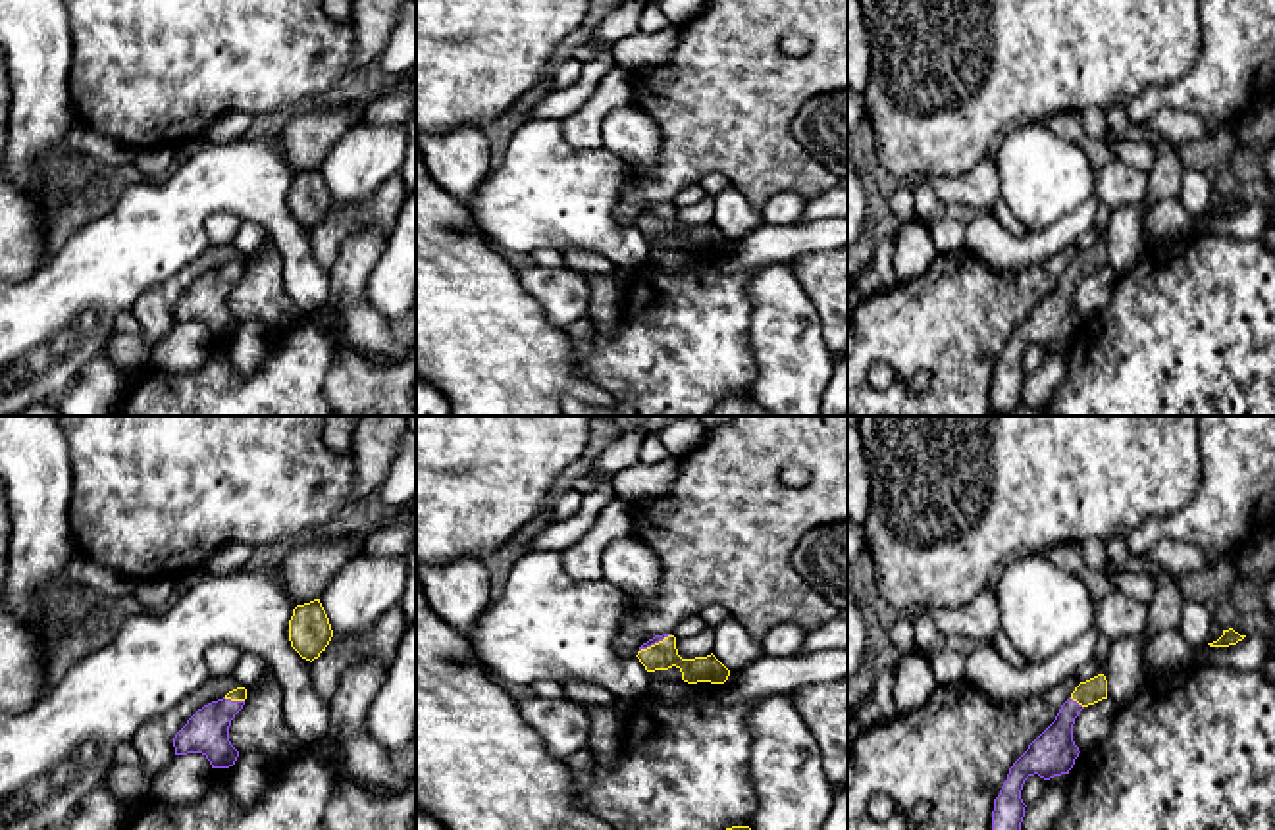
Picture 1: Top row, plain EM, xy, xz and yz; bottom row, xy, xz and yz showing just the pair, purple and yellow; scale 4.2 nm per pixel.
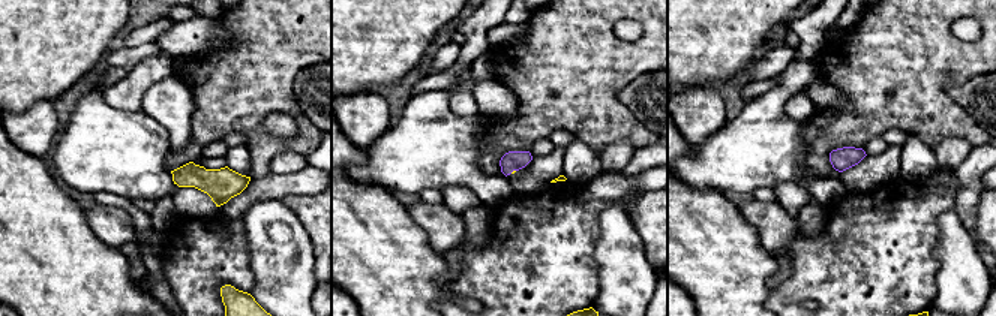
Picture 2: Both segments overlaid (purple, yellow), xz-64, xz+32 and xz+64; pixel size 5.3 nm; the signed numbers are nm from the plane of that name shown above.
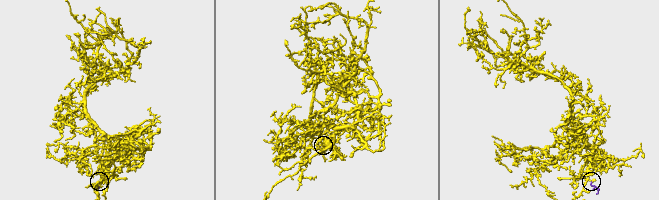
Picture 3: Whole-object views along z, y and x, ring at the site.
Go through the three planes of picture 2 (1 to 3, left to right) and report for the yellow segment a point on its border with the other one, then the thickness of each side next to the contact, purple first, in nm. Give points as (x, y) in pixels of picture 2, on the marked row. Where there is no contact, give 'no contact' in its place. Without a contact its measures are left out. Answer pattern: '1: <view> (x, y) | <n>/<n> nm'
1: no contact
2: xz+32 (512, 171) | 110/20 nm
3: no contact

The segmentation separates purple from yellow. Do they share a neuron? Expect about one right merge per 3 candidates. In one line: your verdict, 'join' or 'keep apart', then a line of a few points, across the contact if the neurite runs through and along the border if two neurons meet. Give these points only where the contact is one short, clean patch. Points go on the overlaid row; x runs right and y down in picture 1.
join; line yz (1052, 753), (1066, 715), (1075, 701), (1092, 690)

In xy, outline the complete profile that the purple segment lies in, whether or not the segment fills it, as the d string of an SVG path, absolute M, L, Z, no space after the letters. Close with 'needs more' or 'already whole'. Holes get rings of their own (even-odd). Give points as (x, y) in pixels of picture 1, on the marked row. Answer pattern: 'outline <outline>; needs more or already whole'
outline M237 687L198 709L173 738L175 755L202 753L212 768L233 766L239 751L229 741L229 726L245 699L247 689Z; needs more

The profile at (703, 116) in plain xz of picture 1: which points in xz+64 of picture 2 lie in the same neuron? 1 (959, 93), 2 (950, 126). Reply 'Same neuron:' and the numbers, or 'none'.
Same neuron: 2

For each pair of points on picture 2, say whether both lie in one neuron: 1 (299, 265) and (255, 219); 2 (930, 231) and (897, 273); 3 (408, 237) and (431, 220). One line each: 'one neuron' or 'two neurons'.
1: one neuron
2: one neuron
3: two neurons

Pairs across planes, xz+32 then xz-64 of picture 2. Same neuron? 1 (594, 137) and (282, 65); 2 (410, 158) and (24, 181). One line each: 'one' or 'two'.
1: one
2: two

